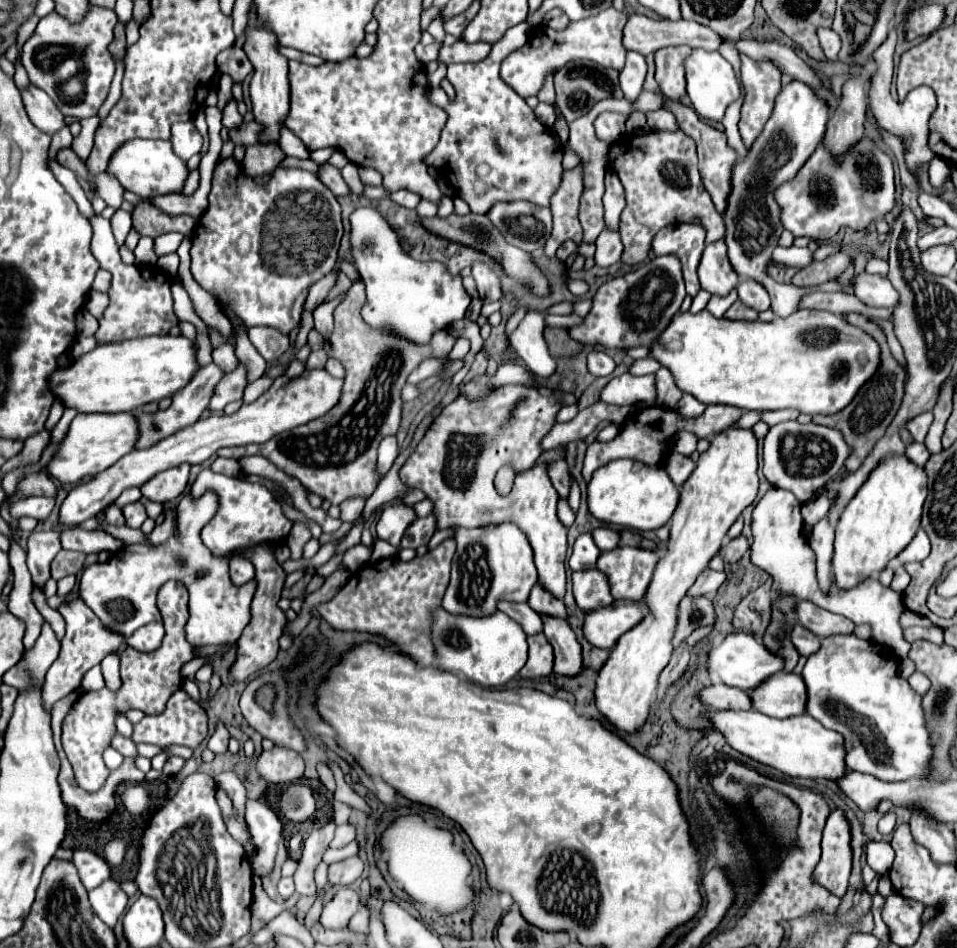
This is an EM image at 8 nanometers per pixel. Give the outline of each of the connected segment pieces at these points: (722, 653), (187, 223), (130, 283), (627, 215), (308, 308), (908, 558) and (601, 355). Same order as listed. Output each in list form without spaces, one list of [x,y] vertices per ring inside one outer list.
[[[733,632],[719,646],[711,650],[707,670],[713,678],[719,678],[723,684],[751,692],[755,690],[755,686],[761,686],[763,680],[771,678],[771,674],[783,672],[783,658],[779,658],[777,654],[771,654],[771,650],[767,650],[763,642],[757,640],[753,634]]]
[[[141,200],[133,204],[133,230],[139,236],[157,238],[167,232],[181,232],[183,236],[193,236],[197,220],[191,216],[169,216],[159,210],[151,200]]]
[[[93,214],[89,222],[93,228],[91,252],[99,260],[101,268],[113,274],[111,290],[109,290],[111,302],[103,318],[99,320],[99,330],[95,332],[97,342],[119,342],[125,338],[137,338],[137,336],[149,336],[149,334],[167,334],[167,330],[179,322],[177,316],[173,314],[169,278],[165,274],[155,274],[153,270],[141,270],[131,276],[131,266],[125,266],[117,252],[117,244],[115,244],[109,220],[105,220],[101,214]]]
[[[651,132],[645,136],[625,134],[609,150],[609,168],[619,176],[627,198],[627,206],[621,214],[621,242],[625,246],[621,262],[631,266],[645,262],[655,234],[669,224],[691,224],[693,220],[699,220],[701,228],[707,232],[707,244],[723,238],[723,218],[701,184],[695,140],[685,132]]]
[[[327,274],[325,278],[321,278],[317,284],[311,286],[309,290],[309,296],[305,300],[305,306],[303,306],[303,312],[313,312],[319,304],[323,304],[323,300],[327,298],[327,292],[331,290],[335,282],[335,274]]]
[[[919,530],[919,532],[915,534],[915,538],[911,540],[911,544],[897,556],[897,560],[899,560],[899,564],[921,562],[921,560],[925,560],[925,558],[929,556],[929,550],[931,550],[929,538],[927,538],[927,534],[925,534],[923,530]]]
[[[591,350],[587,354],[587,368],[593,376],[609,376],[615,370],[615,362],[603,350]]]

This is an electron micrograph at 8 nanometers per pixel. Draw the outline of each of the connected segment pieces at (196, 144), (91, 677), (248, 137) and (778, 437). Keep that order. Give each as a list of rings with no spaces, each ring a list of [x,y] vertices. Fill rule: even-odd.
[[[177,122],[171,128],[173,136],[171,142],[175,146],[175,154],[179,154],[179,158],[189,160],[193,154],[197,154],[203,146],[203,136],[199,134],[199,130],[195,128],[193,122]]]
[[[93,666],[87,674],[83,676],[81,686],[86,691],[98,691],[105,687],[101,666]]]
[[[243,120],[241,126],[229,130],[229,138],[235,142],[235,146],[243,148],[253,146],[257,142],[257,136],[259,136],[259,124],[253,120]]]
[[[781,422],[769,428],[763,442],[763,474],[775,486],[795,494],[799,502],[809,502],[819,490],[833,480],[841,470],[843,462],[849,456],[849,446],[845,444],[839,430],[817,426],[817,424],[799,424],[799,422]]]

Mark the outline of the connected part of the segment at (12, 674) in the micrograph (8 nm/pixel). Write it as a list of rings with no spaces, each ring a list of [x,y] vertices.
[[[43,626],[41,636],[37,638],[35,646],[25,652],[23,662],[13,666],[3,674],[2,682],[23,690],[27,684],[43,684],[47,666],[55,662],[59,654],[59,642],[51,630],[51,626]]]

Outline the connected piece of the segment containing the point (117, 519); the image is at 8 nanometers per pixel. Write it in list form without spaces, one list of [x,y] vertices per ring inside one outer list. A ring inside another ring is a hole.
[[[115,504],[107,506],[107,510],[103,512],[103,524],[111,524],[111,526],[123,526],[125,524],[125,518]]]

